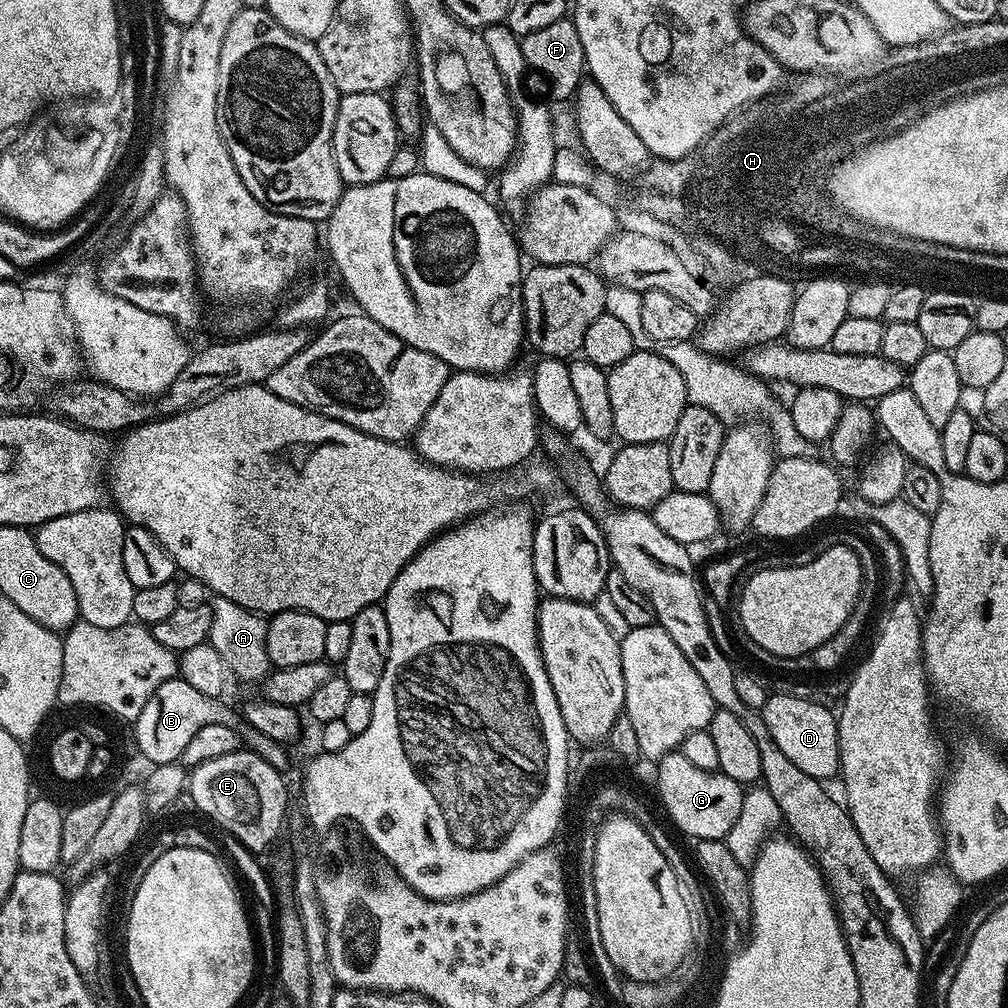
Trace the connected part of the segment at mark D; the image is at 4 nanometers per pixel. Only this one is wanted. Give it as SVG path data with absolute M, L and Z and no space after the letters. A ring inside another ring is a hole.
M772 694L765 702L762 713L774 742L786 754L786 758L790 758L803 773L812 775L818 781L828 782L831 776L835 777L840 771L837 713L820 703L791 694Z

